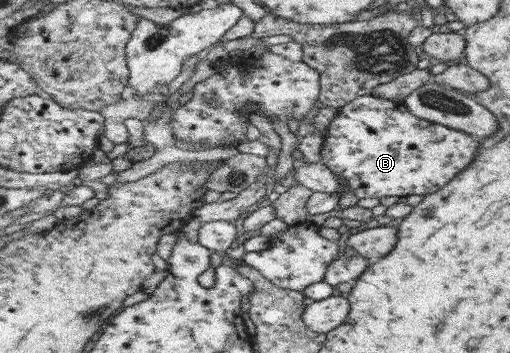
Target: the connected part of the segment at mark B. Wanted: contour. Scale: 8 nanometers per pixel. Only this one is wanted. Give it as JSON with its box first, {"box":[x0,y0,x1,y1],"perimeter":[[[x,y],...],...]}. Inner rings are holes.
{"box":[321,94,479,199],"perimeter":[[[367,94],[364,96],[359,96],[354,99],[351,103],[345,105],[338,109],[338,113],[330,122],[327,132],[324,135],[324,143],[321,149],[322,163],[329,166],[331,171],[333,171],[339,178],[343,178],[347,181],[349,185],[349,190],[341,193],[342,189],[339,191],[340,195],[352,192],[358,199],[363,198],[381,198],[381,197],[407,197],[409,195],[418,196],[429,196],[435,194],[437,191],[442,191],[447,184],[451,182],[451,179],[455,179],[461,171],[465,171],[475,159],[477,159],[477,153],[479,153],[479,143],[473,141],[473,136],[463,132],[463,130],[454,130],[451,127],[441,125],[439,123],[431,122],[423,118],[415,116],[411,113],[409,106],[405,105],[404,101],[391,101],[385,98],[380,98],[373,94]]]}

